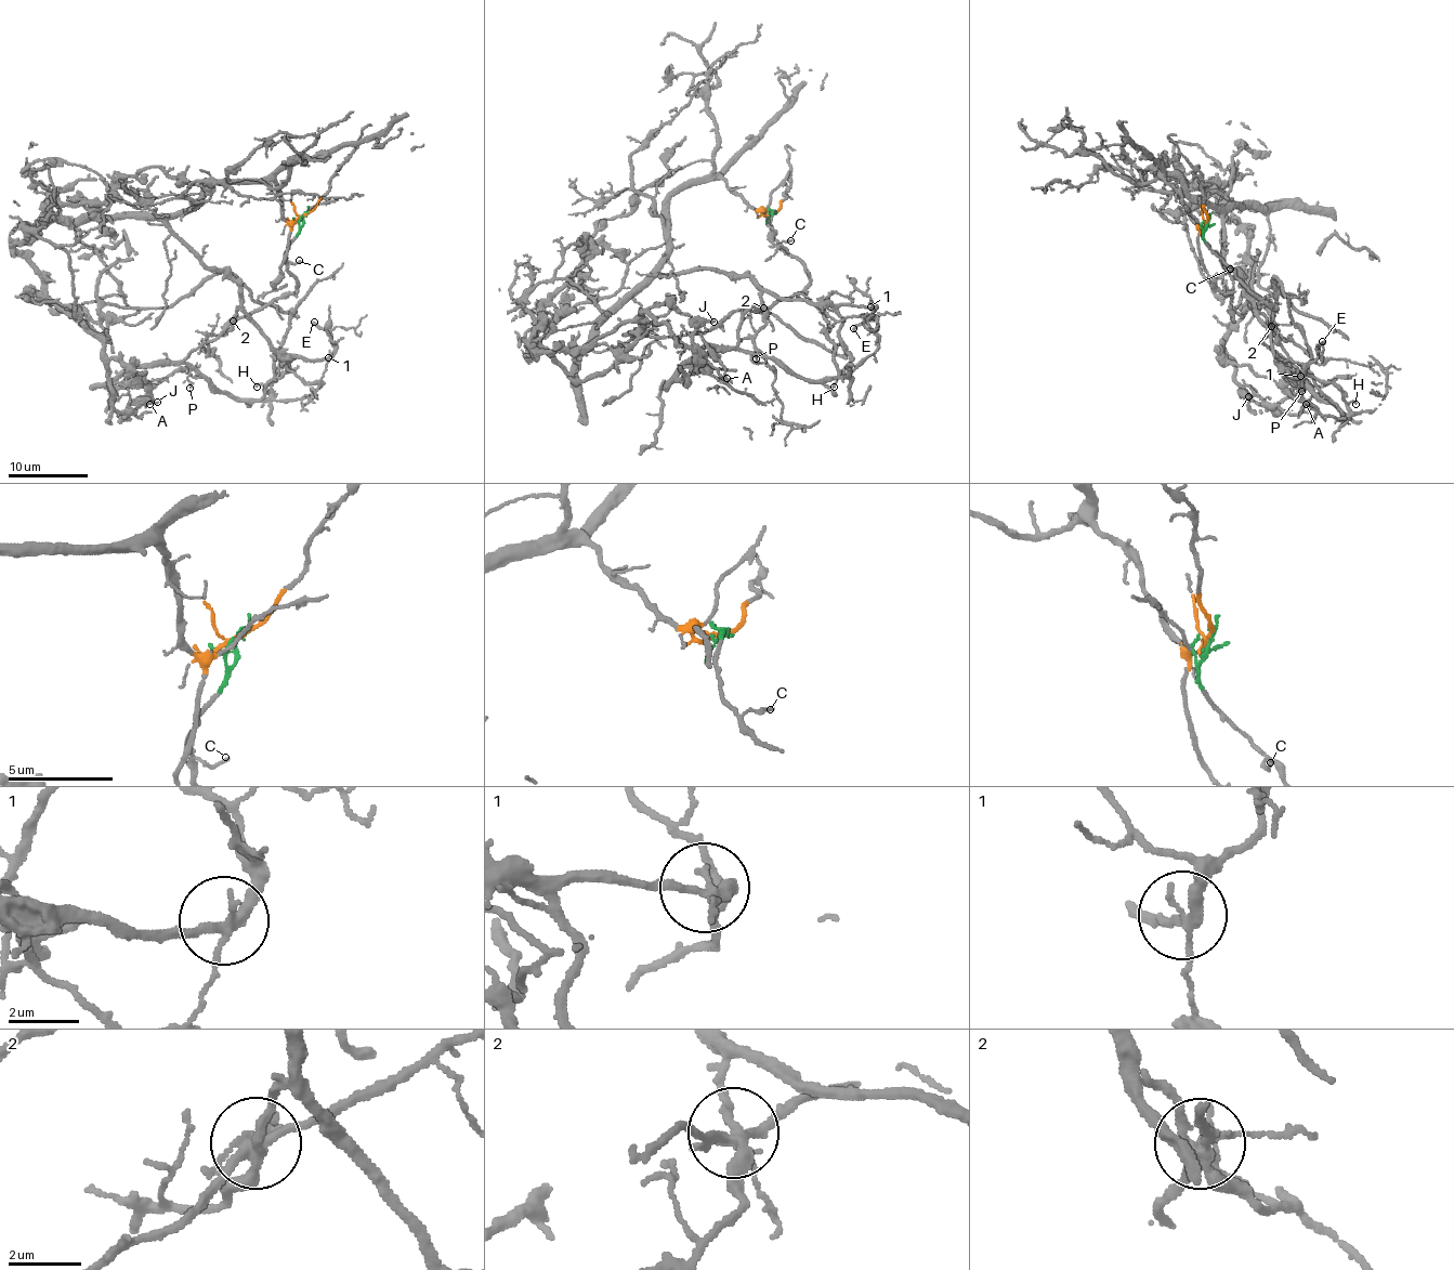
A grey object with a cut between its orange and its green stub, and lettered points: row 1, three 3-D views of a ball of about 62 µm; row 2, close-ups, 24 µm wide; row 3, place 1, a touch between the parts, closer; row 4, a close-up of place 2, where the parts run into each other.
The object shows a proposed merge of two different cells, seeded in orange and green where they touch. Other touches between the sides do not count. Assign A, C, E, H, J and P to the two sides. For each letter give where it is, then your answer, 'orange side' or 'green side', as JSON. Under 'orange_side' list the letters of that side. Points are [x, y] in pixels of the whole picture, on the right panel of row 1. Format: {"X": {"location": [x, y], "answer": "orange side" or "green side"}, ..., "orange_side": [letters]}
{"A": {"location": [1306, 404], "answer": "orange side"}, "C": {"location": [1230, 269], "answer": "green side"}, "E": {"location": [1322, 341], "answer": "orange side"}, "H": {"location": [1356, 404], "answer": "orange side"}, "J": {"location": [1248, 396], "answer": "orange side"}, "P": {"location": [1301, 391], "answer": "green side"}, "orange_side": ["A", "E", "H", "J"]}

